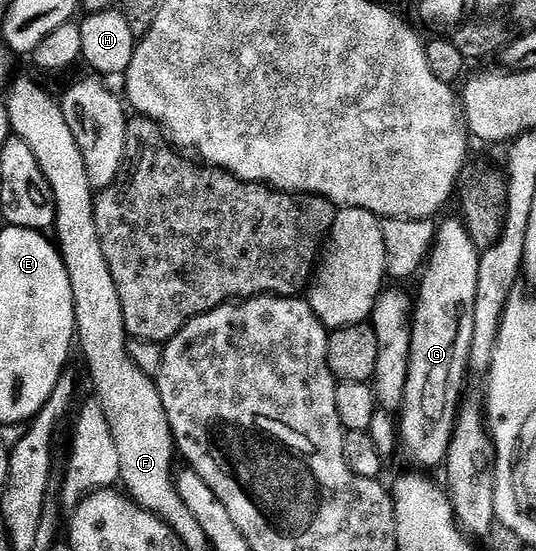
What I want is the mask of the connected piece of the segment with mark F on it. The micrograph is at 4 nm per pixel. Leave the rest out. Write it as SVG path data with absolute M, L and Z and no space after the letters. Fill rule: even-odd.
M69 235L65 242L61 244L61 251L66 258L75 289L75 302L77 304L77 331L81 336L81 345L83 341L83 351L87 354L87 367L91 370L91 383L95 386L96 393L99 394L96 395L98 402L103 404L103 412L107 418L107 424L111 426L111 436L117 445L117 453L119 454L119 479L121 480L121 483L124 483L124 485L128 487L128 489L126 488L128 492L135 492L133 499L140 508L150 511L152 515L162 519L163 522L168 525L176 525L175 523L190 524L192 522L191 514L188 513L183 506L183 502L181 501L181 497L179 496L179 492L177 490L177 479L173 474L173 471L171 475L171 462L173 462L174 459L177 459L177 446L170 429L171 422L167 420L165 405L161 399L161 393L159 391L151 391L151 386L155 384L154 378L149 383L147 383L147 380L152 377L151 375L147 376L145 379L139 379L139 373L143 370L143 367L141 366L137 371L135 371L135 368L137 368L140 364L137 363L135 366L131 367L131 365L135 362L132 352L129 351L123 355L124 349L129 347L129 336L127 334L127 326L125 325L125 317L123 316L123 299L119 295L119 287L115 284L115 275L111 271L110 262L105 261L104 256L103 259L99 256L99 249L101 251L101 239L87 239L87 237L77 237L77 235Z

